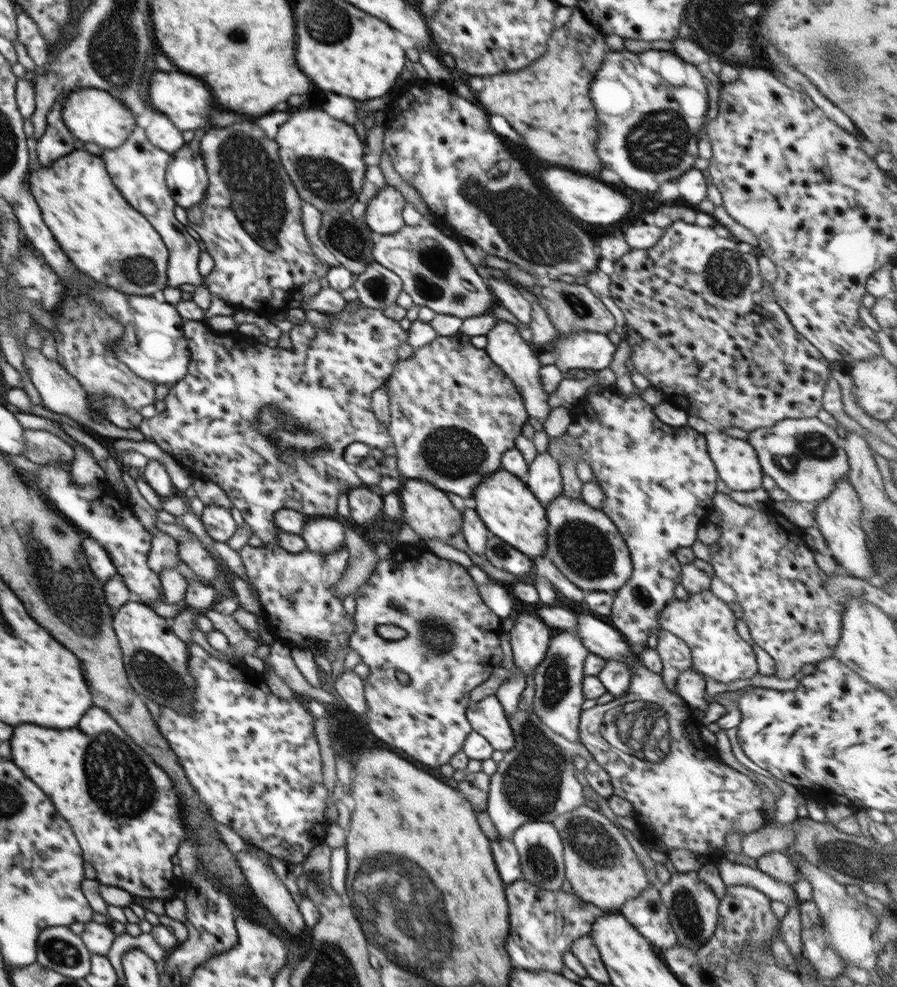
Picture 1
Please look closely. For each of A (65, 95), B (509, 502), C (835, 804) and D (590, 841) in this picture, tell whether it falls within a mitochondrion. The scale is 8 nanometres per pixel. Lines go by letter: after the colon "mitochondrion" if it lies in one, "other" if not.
A: other
B: other
C: other
D: mitochondrion

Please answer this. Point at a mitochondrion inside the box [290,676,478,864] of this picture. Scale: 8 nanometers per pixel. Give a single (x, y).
(344, 726)

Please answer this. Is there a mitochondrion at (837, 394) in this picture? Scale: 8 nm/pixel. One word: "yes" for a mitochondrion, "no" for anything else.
no

